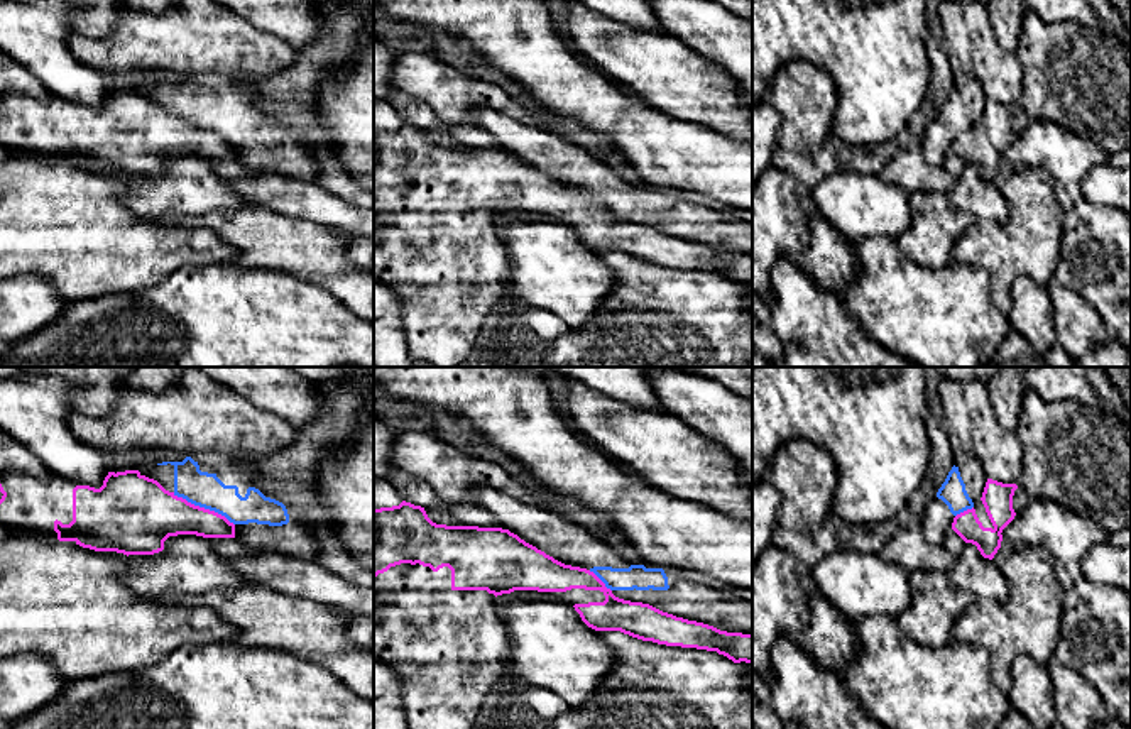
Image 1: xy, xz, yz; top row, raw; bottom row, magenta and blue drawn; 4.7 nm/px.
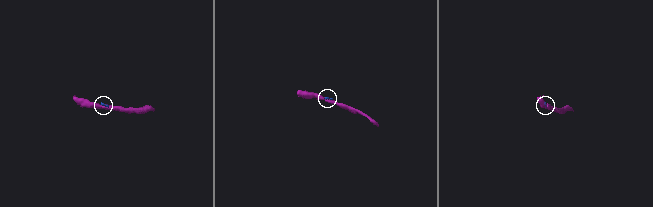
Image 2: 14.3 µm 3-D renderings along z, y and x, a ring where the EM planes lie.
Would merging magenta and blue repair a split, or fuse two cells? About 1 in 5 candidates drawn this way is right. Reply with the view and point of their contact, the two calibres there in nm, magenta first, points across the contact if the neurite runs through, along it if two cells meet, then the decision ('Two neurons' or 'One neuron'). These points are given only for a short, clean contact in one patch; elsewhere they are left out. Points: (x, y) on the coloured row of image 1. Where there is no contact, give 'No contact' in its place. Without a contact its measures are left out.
Touches magenta at xy (203, 508). Thickness 260 nm (magenta) against 170 nm. Two neurons

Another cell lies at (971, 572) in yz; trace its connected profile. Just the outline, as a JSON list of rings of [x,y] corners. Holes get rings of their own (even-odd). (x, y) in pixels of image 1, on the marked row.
[[[965,543],[947,577],[955,587],[970,592],[975,599],[1008,600],[1009,589],[1001,568],[984,558],[972,543]]]

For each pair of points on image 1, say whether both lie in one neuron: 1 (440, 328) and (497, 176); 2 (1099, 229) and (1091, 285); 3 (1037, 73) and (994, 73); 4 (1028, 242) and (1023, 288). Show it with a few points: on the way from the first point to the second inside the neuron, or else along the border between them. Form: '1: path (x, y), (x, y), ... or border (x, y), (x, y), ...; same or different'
1: path (440, 286), (438, 219), (455, 200); same
2: path (1099, 242), (1099, 271); same
3: border (1015, 51), (1023, 71), (1023, 92), (1016, 105); different
4: border (1043, 285), (1020, 276), (1006, 312); different

